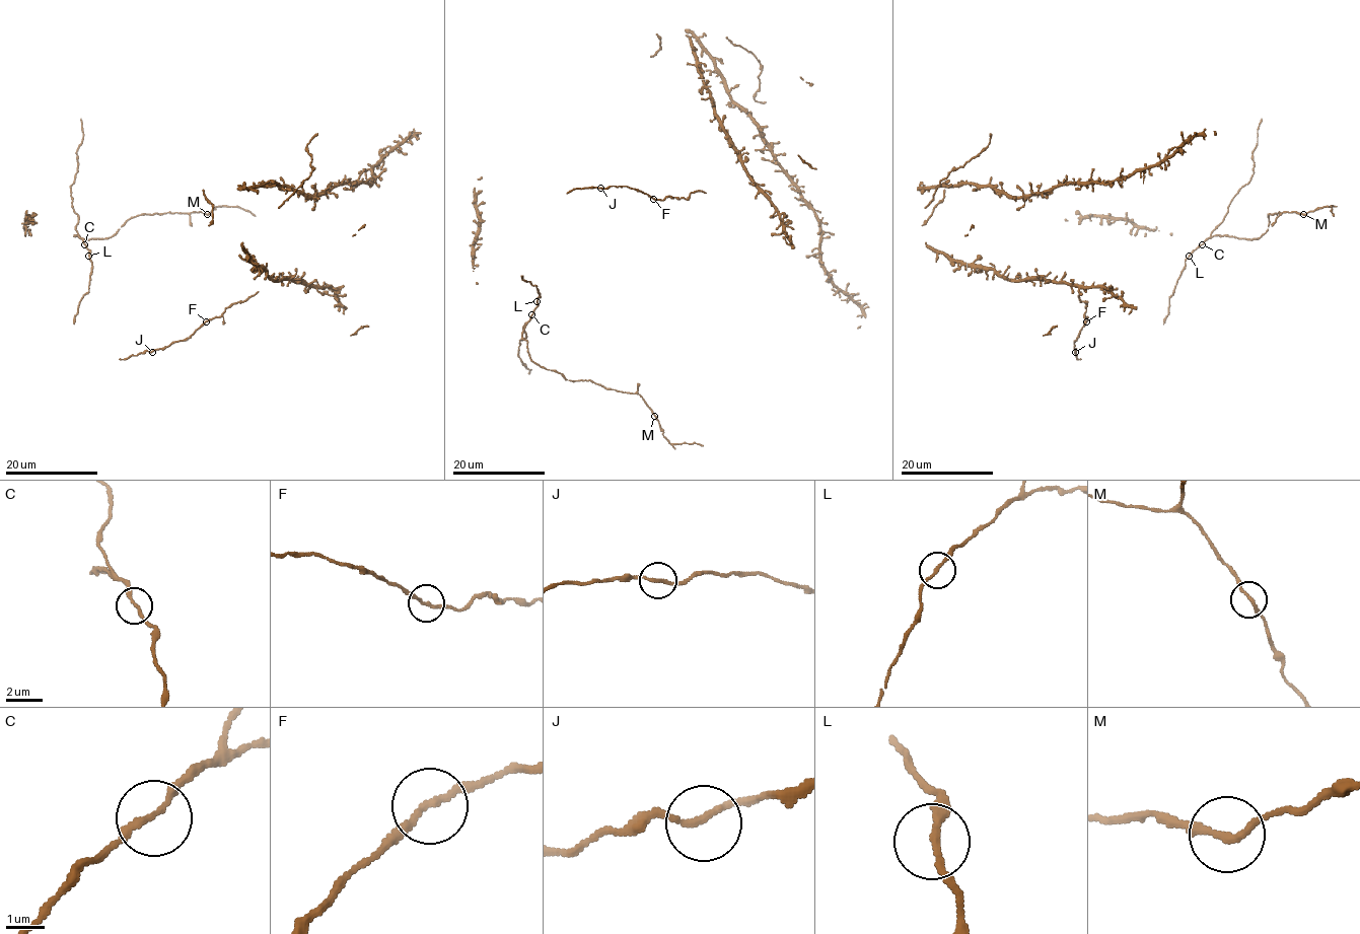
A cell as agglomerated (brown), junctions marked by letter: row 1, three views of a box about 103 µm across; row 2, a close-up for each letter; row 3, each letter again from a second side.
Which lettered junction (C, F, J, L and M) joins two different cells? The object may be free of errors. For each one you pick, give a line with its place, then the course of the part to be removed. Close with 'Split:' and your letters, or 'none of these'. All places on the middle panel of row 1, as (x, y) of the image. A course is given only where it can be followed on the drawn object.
Split: none of these

